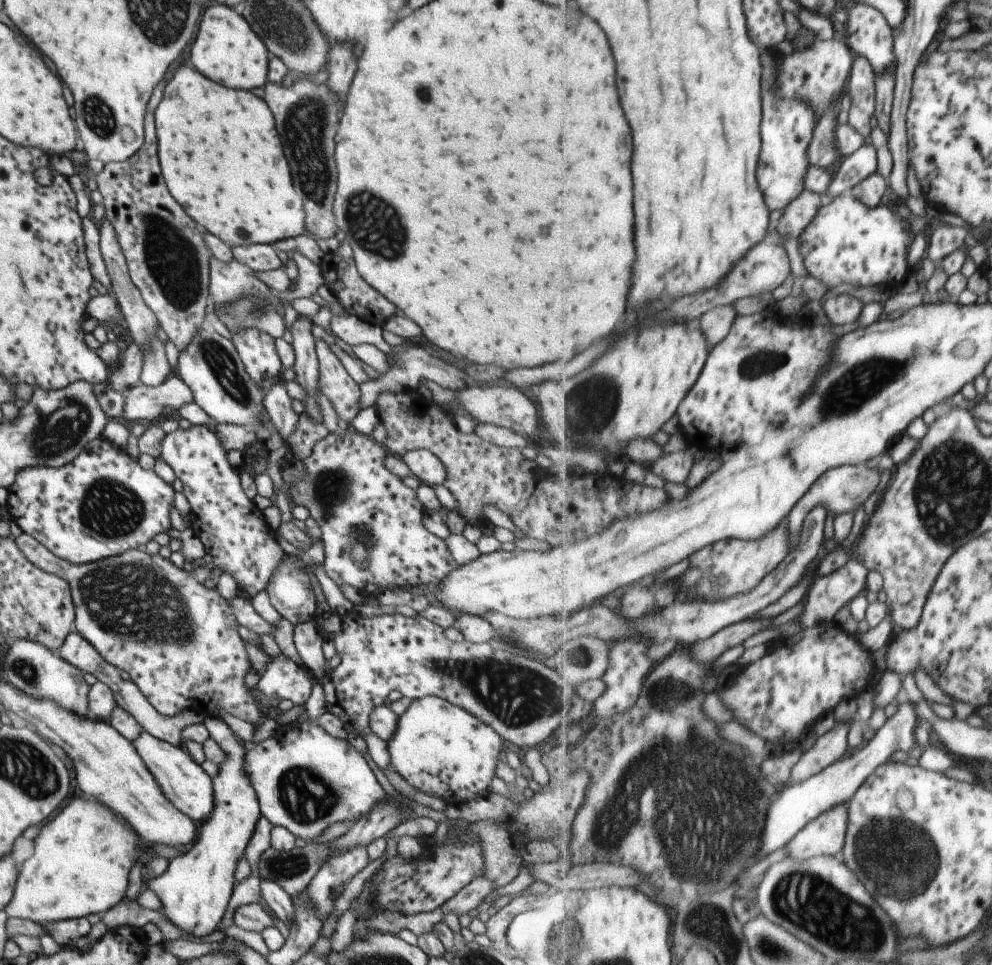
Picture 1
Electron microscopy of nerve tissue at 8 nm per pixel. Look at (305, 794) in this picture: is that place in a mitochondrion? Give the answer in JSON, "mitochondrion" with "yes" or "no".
{"mitochondrion":"yes"}

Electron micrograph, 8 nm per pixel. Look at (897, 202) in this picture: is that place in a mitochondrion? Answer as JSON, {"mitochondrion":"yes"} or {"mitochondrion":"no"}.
{"mitochondrion":"no"}

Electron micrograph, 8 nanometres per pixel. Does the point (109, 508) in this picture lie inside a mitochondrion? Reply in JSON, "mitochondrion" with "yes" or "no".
{"mitochondrion":"yes"}

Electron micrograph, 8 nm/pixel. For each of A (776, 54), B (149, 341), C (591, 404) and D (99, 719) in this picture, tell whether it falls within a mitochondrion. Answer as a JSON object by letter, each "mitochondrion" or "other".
{"A":"other","B":"mitochondrion","C":"mitochondrion","D":"other"}

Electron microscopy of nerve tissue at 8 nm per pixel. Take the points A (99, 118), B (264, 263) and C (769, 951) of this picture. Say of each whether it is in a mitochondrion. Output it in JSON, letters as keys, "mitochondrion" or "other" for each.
{"A":"mitochondrion","B":"other","C":"mitochondrion"}

